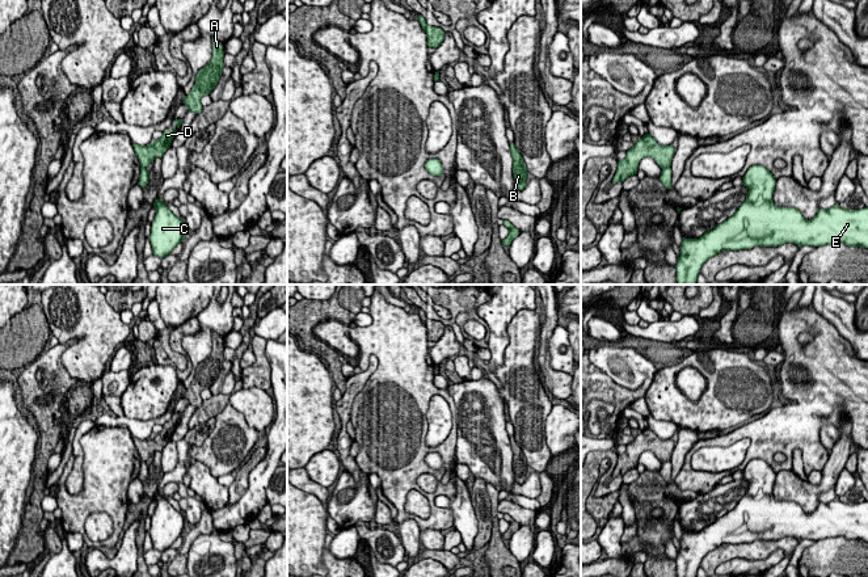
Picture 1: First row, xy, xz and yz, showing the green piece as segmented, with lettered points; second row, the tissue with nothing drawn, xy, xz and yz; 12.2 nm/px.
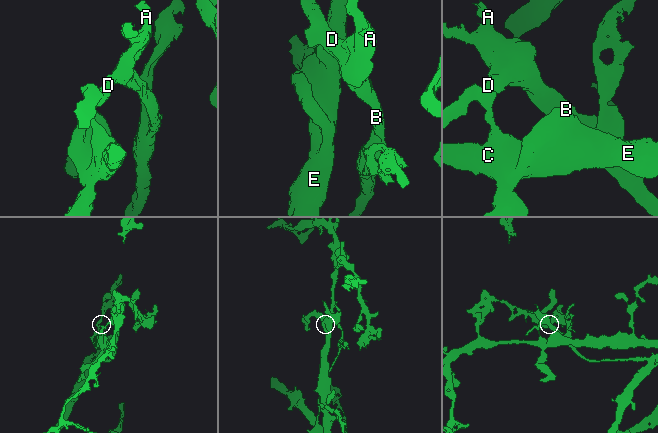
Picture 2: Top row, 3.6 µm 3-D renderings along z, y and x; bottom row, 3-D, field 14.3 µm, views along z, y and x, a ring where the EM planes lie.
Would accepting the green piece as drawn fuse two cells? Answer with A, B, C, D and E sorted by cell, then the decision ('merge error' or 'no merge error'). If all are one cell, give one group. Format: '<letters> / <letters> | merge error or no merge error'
A B D / C E | merge error

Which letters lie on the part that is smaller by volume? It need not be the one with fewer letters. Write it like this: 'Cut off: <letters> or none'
Cut off: A, B, D

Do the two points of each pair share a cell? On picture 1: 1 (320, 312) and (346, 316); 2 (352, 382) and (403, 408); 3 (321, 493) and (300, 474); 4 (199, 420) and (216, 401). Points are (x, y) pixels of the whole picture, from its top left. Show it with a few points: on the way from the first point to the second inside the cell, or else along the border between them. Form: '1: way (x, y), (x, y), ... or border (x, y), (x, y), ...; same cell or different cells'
1: way (327, 312), (340, 314); same cell
2: border (376, 358), (376, 370), (363, 387); different cells
3: way (316, 489), (303, 479); same cell
4: way (202, 416), (213, 405); same cell

